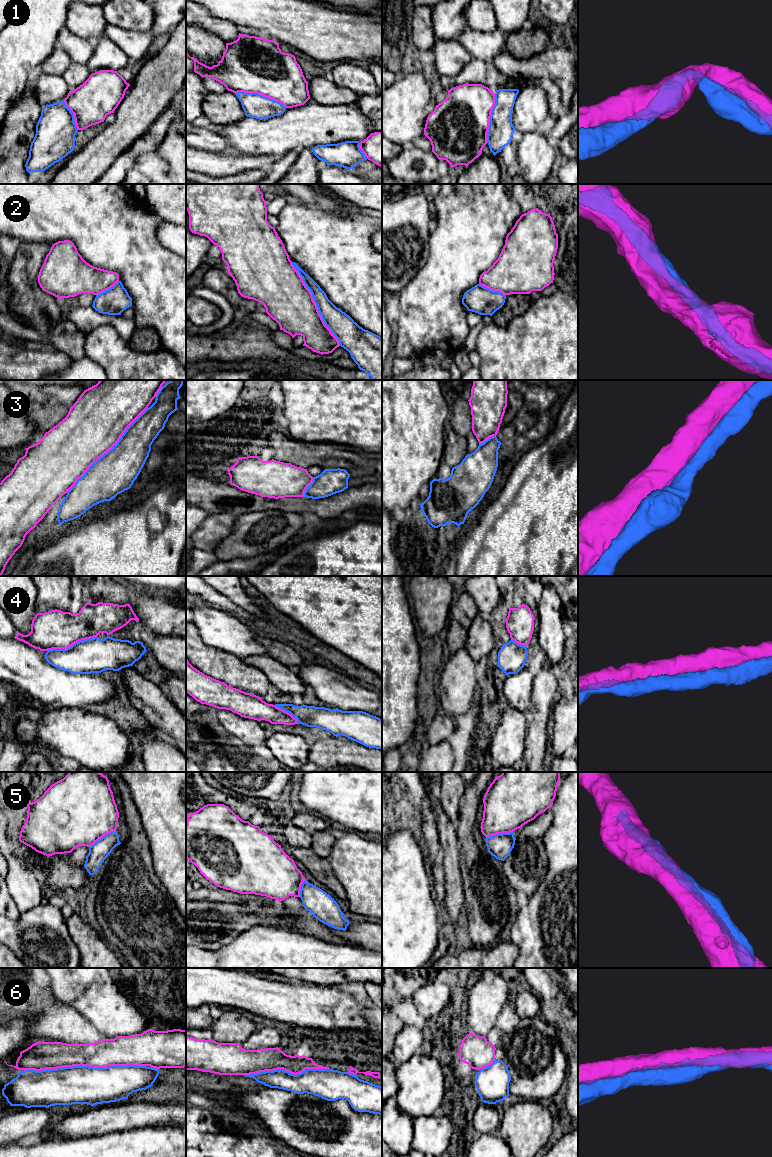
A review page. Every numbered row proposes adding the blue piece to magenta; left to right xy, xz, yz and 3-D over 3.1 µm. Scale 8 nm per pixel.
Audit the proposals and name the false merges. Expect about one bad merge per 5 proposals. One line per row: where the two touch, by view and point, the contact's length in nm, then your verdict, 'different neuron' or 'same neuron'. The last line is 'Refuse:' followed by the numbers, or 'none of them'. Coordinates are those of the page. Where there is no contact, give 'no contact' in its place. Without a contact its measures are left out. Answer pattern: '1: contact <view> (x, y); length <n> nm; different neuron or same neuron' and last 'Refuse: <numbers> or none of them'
1: contact xz (261, 94); length 440 nm; same neuron
2: contact xz (315, 304); length 800 nm; same neuron
3: contact xy (108, 450); length 950 nm; same neuron
4: contact xy (71, 645); length 420 nm; same neuron
5: contact xy (102, 836); length 260 nm; same neuron
6: contact xy (84, 1065); length 950 nm; same neuron
Refuse: none of them

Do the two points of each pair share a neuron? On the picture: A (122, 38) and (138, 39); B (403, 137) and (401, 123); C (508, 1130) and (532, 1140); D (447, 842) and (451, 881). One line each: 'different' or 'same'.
A: same
B: same
C: same
D: same

